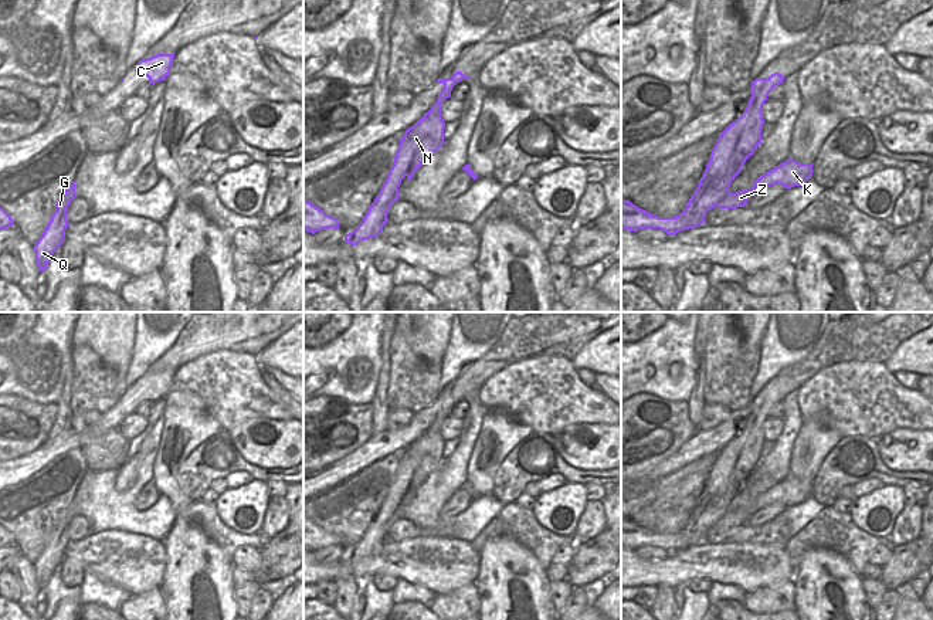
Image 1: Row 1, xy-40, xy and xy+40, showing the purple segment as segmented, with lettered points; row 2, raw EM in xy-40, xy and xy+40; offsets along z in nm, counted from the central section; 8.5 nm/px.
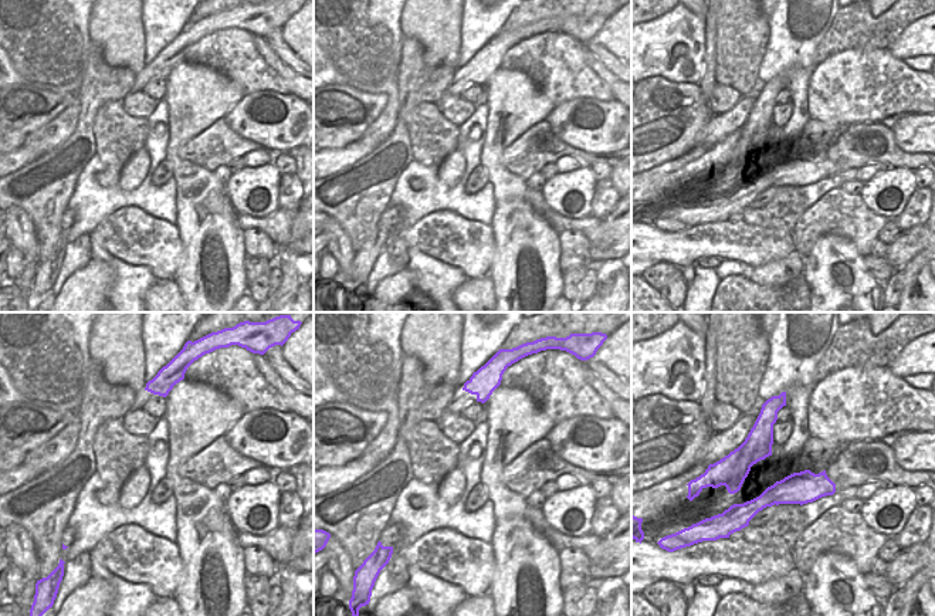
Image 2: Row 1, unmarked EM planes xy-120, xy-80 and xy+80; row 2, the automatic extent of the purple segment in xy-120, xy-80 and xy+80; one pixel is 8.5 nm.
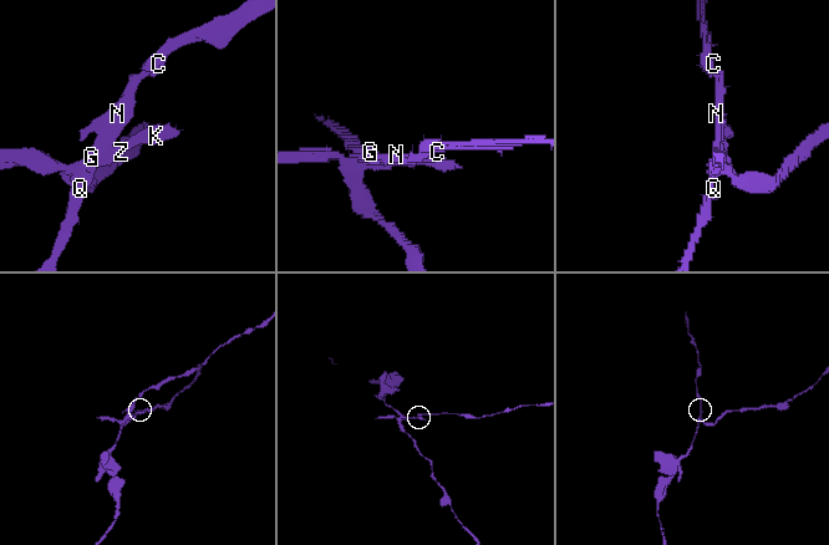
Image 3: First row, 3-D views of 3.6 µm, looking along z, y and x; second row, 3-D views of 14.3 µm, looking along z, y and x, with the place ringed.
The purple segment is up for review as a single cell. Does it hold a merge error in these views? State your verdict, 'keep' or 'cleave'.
cleave

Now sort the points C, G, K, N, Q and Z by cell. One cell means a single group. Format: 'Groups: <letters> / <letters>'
Groups: C / G K N Q Z

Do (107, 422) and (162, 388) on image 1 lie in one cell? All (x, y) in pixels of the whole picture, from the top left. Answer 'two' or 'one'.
one

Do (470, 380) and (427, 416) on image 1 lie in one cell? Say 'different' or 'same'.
same

